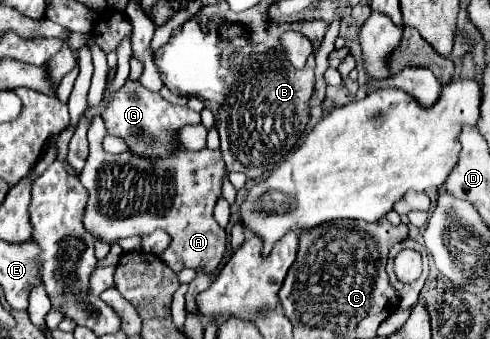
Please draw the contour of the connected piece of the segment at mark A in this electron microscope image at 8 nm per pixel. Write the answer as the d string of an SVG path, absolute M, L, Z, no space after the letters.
M95 117L93 125L89 127L89 157L87 163L79 175L83 187L89 193L85 215L83 215L83 225L91 235L97 239L113 245L123 237L133 237L133 235L145 235L155 229L165 229L173 237L171 245L167 251L161 253L163 263L171 267L175 273L183 269L205 269L213 273L225 253L227 247L227 235L225 229L213 219L213 207L221 195L221 181L225 175L225 163L221 157L221 151L179 151L177 157L165 157L165 159L147 159L147 157L137 157L135 161L121 161L119 155L105 153L101 147L103 141L103 121L101 117Z

